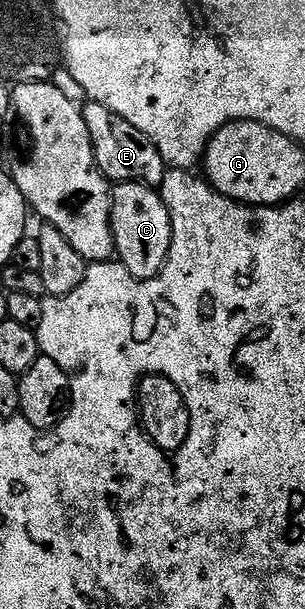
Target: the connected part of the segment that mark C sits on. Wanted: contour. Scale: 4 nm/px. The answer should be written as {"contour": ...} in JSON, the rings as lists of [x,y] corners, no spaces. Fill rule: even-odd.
{"contour":[[[120,183],[111,192],[111,228],[118,262],[135,279],[152,279],[163,272],[171,248],[171,214],[162,194],[143,183]]]}

